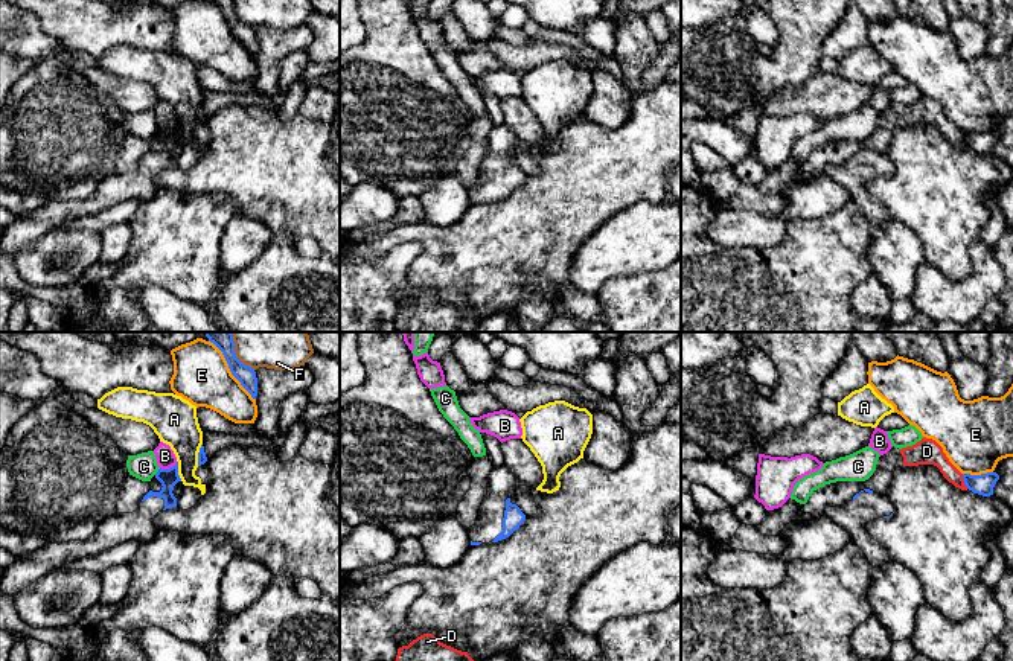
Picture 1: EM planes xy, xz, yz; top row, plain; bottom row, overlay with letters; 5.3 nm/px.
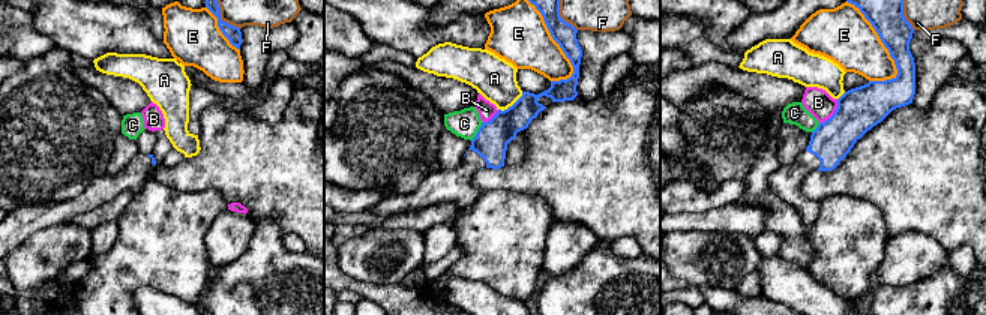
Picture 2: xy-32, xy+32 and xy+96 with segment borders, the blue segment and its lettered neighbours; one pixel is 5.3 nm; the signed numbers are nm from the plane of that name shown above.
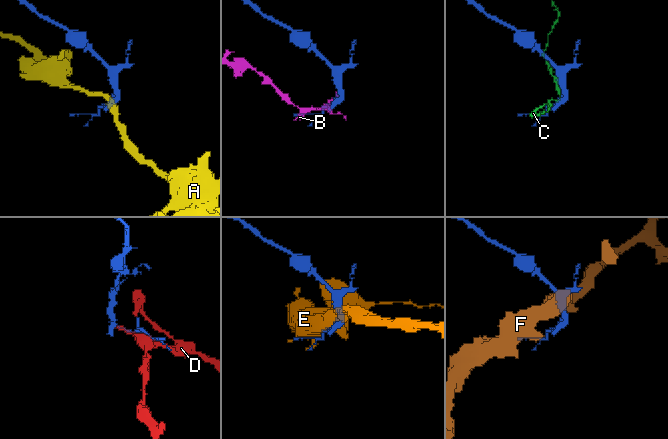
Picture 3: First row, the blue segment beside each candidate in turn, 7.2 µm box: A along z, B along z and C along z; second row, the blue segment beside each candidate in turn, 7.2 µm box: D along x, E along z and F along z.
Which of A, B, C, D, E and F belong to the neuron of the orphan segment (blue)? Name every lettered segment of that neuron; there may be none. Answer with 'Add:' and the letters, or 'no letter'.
Add: no letter

